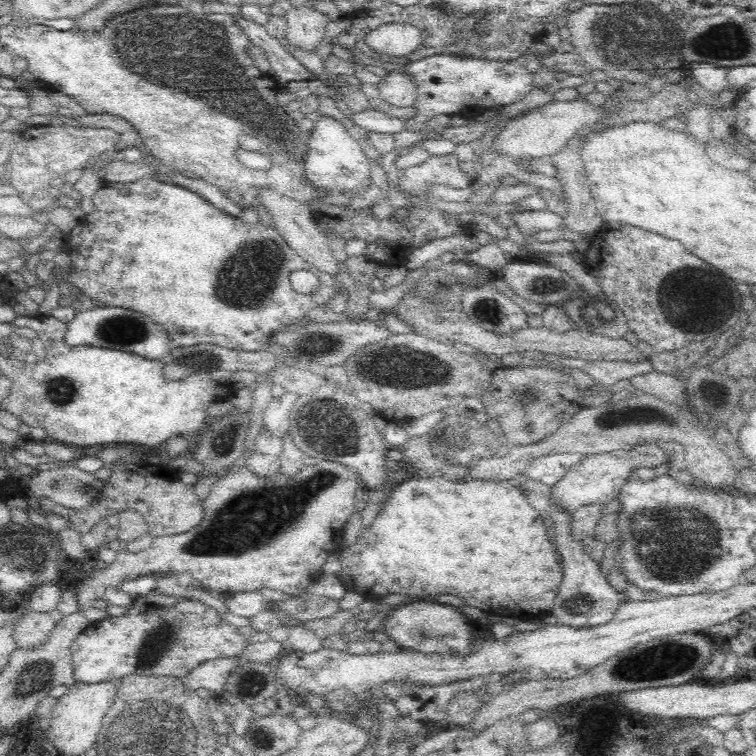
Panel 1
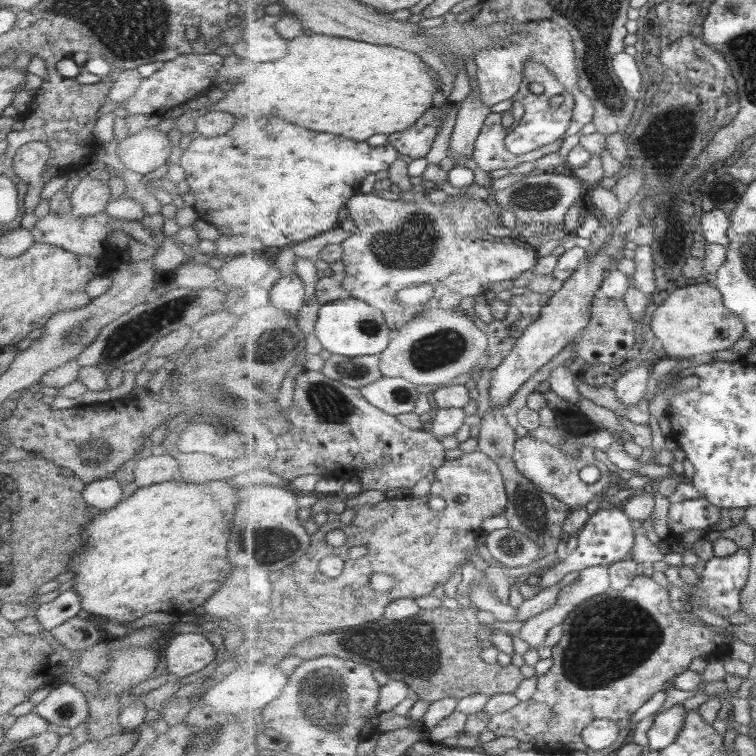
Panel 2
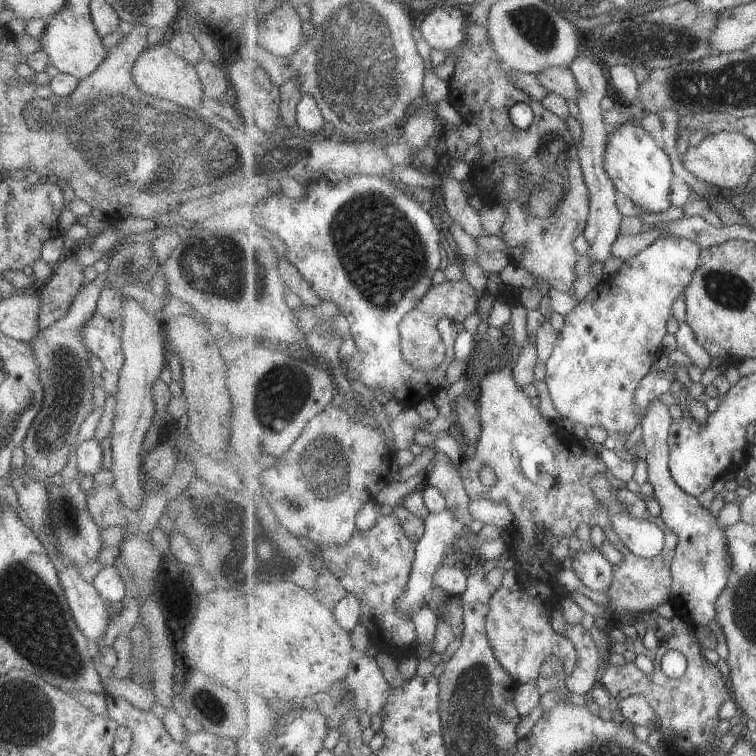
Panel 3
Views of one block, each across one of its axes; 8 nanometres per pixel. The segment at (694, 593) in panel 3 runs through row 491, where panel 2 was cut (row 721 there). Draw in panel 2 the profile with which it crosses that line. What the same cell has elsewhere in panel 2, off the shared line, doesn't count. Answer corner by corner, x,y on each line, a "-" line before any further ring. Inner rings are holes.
681,703
657,713
654,721
647,731
648,748
651,751
663,750
677,741
681,731
685,729
685,717
689,717
689,710

